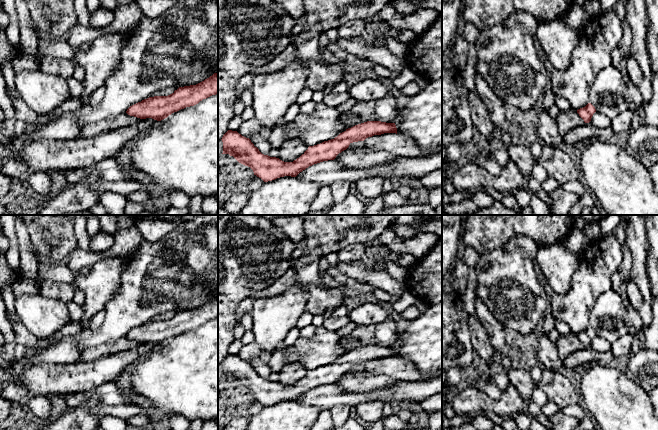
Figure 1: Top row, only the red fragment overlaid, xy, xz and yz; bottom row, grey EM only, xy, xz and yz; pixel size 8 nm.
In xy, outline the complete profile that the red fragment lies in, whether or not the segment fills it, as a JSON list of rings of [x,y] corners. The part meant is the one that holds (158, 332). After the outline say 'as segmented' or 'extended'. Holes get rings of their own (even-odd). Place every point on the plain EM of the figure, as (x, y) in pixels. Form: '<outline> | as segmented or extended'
[[[218,296],[204,305],[179,311],[168,320],[154,320],[130,330],[126,337],[140,343],[161,345],[174,336],[194,330],[203,323],[218,318]]] | as segmented

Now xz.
[[[367,345],[346,353],[334,363],[309,370],[293,386],[284,386],[276,381],[262,378],[257,371],[237,355],[228,354],[222,361],[223,377],[233,380],[239,387],[250,391],[254,399],[264,406],[280,401],[296,401],[300,396],[314,388],[334,384],[353,366],[364,365],[368,361],[384,357],[396,357],[395,347]]] | as segmented

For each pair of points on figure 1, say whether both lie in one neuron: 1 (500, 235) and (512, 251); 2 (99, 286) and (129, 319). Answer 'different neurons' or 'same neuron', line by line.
1: different neurons
2: different neurons

